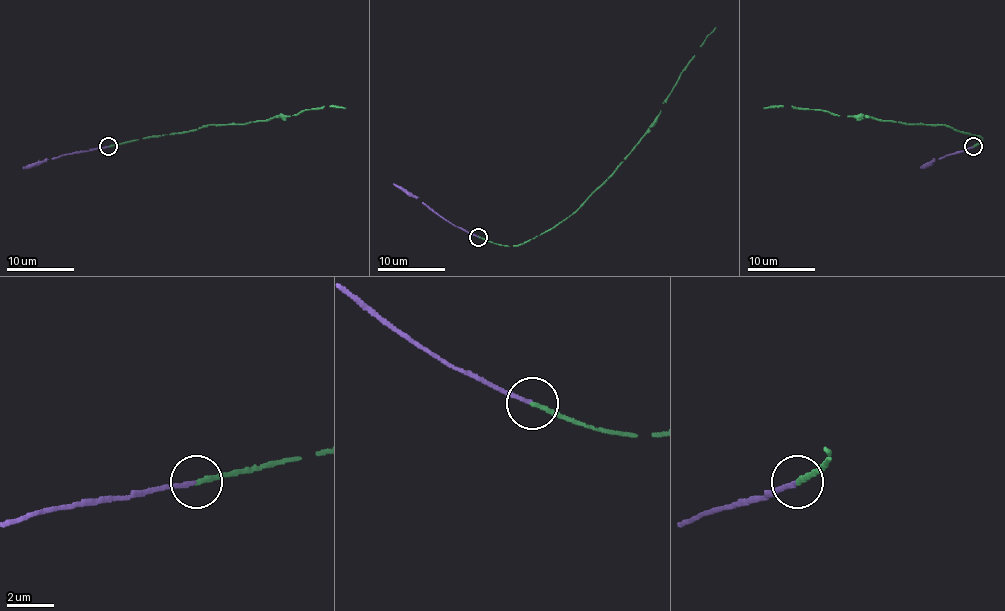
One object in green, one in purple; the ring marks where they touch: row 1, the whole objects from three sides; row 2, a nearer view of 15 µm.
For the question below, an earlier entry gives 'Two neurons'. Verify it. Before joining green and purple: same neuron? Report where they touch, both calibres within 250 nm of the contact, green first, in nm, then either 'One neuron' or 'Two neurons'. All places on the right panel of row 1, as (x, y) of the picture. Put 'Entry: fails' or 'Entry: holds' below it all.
Place: (973, 146). Thickness 180 nm (green) against 160 nm. One neuron
Entry: fails

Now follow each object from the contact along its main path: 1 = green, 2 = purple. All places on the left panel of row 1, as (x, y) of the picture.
1: (108, 146), (195, 131), (211, 124), (249, 124), (296, 115), (325, 105), (345, 109)
2: (108, 146), (61, 154), (22, 168)

